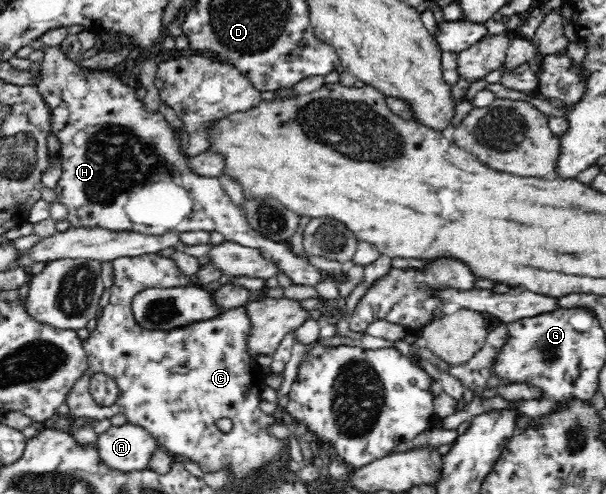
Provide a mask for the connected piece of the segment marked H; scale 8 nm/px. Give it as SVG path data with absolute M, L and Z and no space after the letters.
M61 44L46 46L43 51L45 59L42 62L42 80L36 86L55 111L53 133L61 143L58 155L63 166L55 190L58 202L67 206L71 227L87 230L101 228L107 232L137 232L148 236L183 231L218 232L227 241L256 249L263 260L274 263L275 268L290 277L293 284L304 287L317 285L317 281L321 279L319 270L296 256L289 244L271 241L253 229L218 178L199 177L187 170L187 155L180 153L175 132L160 113L150 113L144 109L142 101L135 98L136 88L123 84L112 70L98 74L84 73L75 62L67 58L67 51L63 50Z

